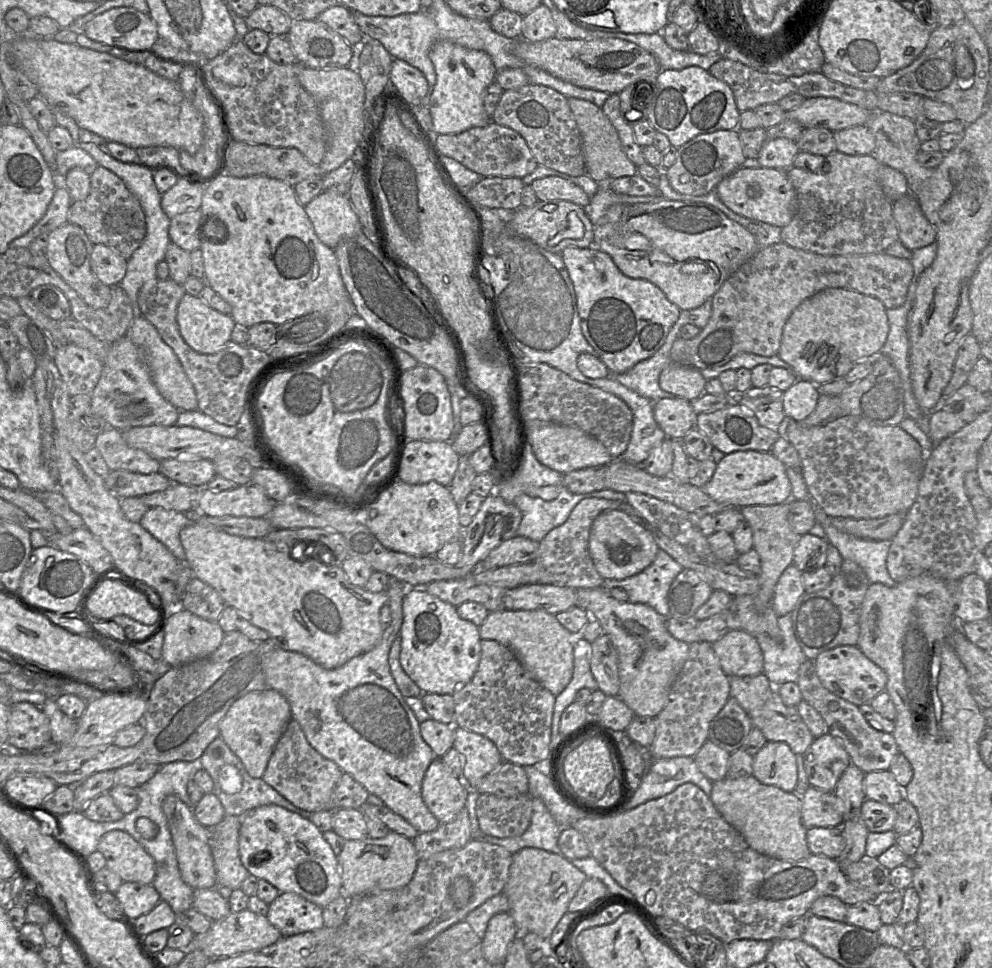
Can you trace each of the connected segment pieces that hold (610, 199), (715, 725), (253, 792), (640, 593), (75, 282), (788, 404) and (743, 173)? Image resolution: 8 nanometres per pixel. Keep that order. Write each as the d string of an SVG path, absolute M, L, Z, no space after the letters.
M600 184L599 189L595 195L590 198L589 204L584 207L593 223L599 223L600 219L605 214L607 208L617 203L646 203L658 201L663 199L660 194L657 196L630 196L625 194L616 193L611 190L607 184Z
M731 696L711 721L708 739L731 754L742 748L752 727L749 714Z
M220 736L207 746L199 758L199 766L210 775L213 781L212 793L221 802L225 815L244 816L249 811L260 806L277 805L303 818L310 819L310 813L295 807L261 778L250 777L239 758L230 750Z
M659 549L652 564L640 573L622 580L603 579L601 586L608 591L622 588L627 592L629 602L645 604L660 615L670 617L668 591L683 569L669 554Z
M65 223L48 234L44 252L52 269L92 308L105 308L111 300L111 288L103 284L91 271L90 255L93 245L77 225Z
M797 379L783 392L784 414L796 421L802 421L814 411L819 395L814 383Z
M740 167L720 181L715 191L734 213L780 228L791 222L796 210L796 194L786 170Z

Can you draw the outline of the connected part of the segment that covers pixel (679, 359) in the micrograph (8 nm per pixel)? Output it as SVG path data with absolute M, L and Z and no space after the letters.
M783 242L760 249L751 259L731 274L712 297L712 315L708 324L692 339L677 338L670 350L672 363L693 366L697 369L720 367L740 353L761 356L778 354L783 328L793 310L804 300L827 288L854 290L879 299L886 309L904 304L913 277L909 259L879 252L866 255L824 256L793 248Z

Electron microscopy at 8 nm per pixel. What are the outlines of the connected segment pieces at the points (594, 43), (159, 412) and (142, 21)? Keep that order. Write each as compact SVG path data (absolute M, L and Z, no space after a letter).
M552 37L541 41L514 40L514 54L530 65L537 66L574 85L609 94L618 94L632 83L650 81L653 99L660 65L656 58L640 46L618 38Z
M126 336L109 345L100 379L90 397L92 411L119 430L149 425L173 426L180 412L160 394L140 350Z
M132 7L110 9L96 16L84 28L85 35L91 40L114 47L129 46L131 51L149 51L159 38L157 26L152 18Z

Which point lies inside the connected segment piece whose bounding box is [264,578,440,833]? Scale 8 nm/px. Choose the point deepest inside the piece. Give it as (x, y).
(354, 715)

